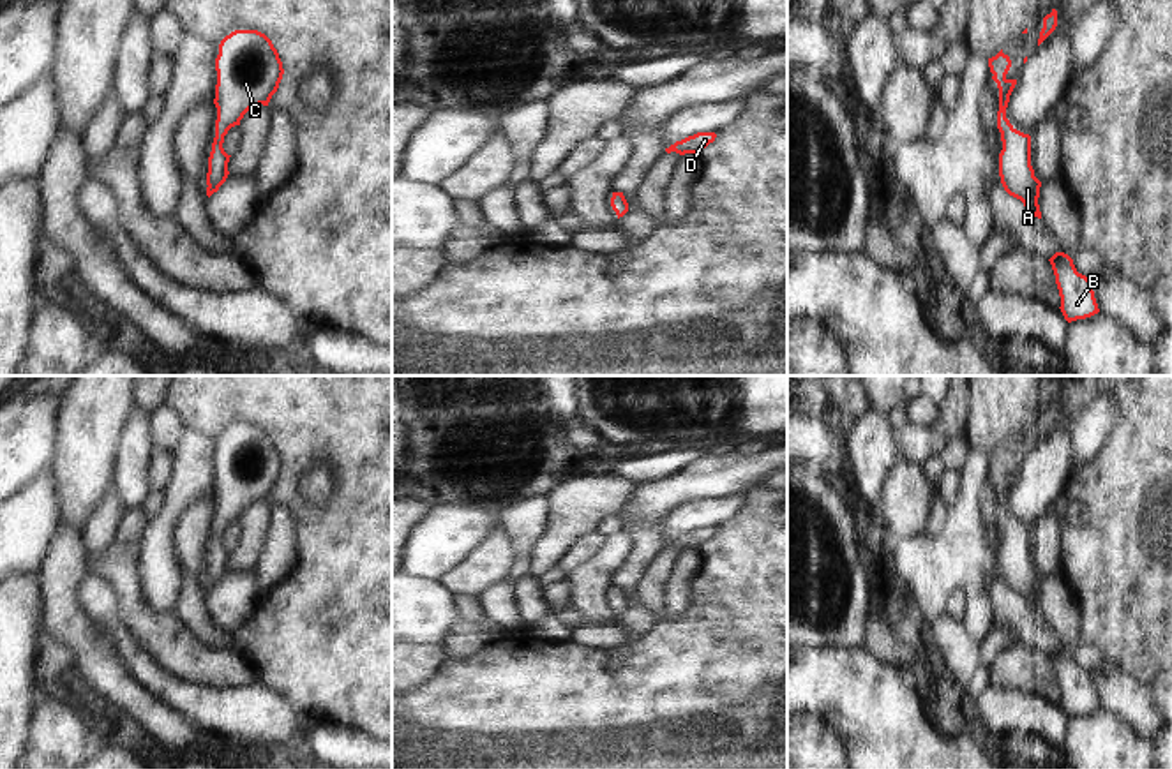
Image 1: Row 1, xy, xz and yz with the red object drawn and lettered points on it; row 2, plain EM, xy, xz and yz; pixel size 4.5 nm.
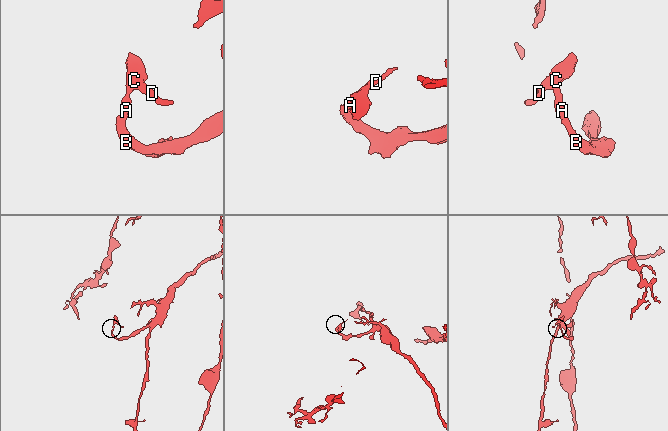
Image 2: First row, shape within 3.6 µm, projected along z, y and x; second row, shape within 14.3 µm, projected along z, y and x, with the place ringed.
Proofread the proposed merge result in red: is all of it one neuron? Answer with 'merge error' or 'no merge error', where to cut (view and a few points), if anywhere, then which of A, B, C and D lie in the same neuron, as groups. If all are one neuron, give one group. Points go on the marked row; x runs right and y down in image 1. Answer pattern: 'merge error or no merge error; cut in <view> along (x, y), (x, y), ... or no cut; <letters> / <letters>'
no merge error; no cut; A B C D

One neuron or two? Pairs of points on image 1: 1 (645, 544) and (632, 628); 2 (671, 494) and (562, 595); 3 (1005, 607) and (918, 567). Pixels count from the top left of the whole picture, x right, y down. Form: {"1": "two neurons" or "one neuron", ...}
{"1": "one neuron", "2": "two neurons", "3": "two neurons"}

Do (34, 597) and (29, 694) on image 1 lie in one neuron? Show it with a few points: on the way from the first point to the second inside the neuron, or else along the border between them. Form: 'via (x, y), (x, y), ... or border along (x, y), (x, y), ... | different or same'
via (22, 621), (22, 669) | same

